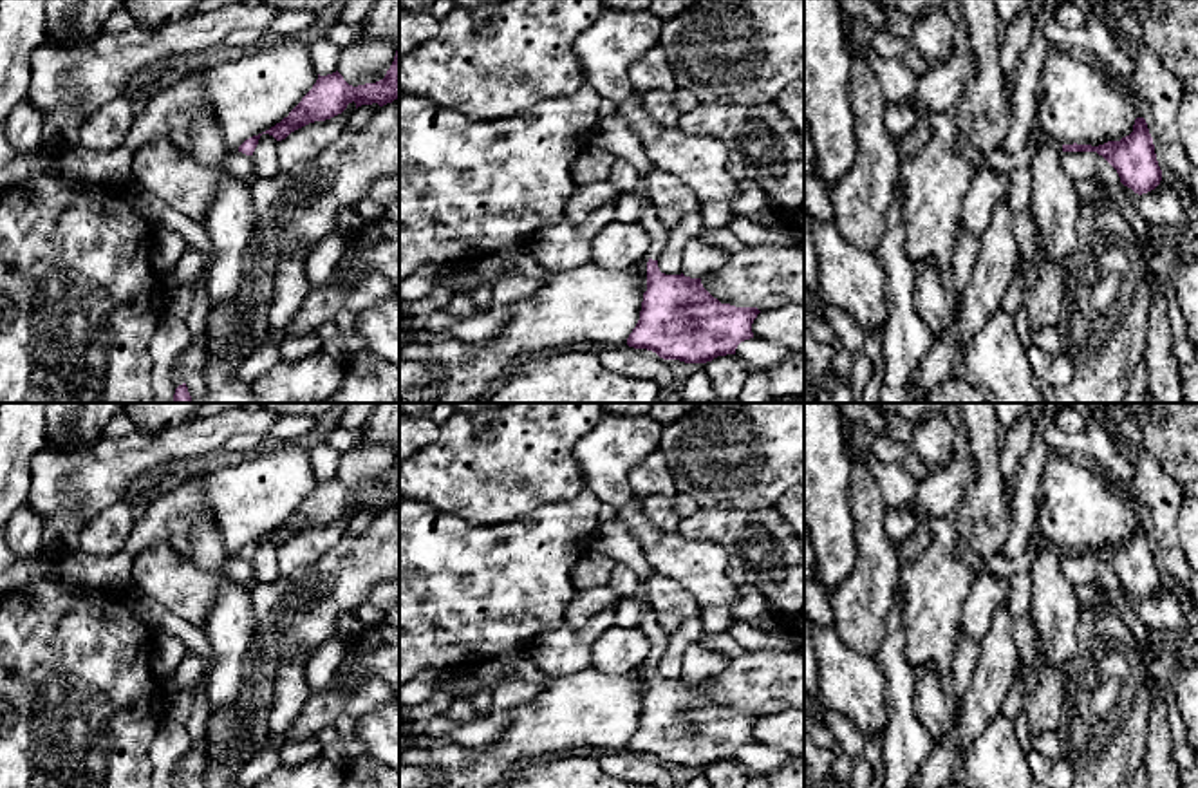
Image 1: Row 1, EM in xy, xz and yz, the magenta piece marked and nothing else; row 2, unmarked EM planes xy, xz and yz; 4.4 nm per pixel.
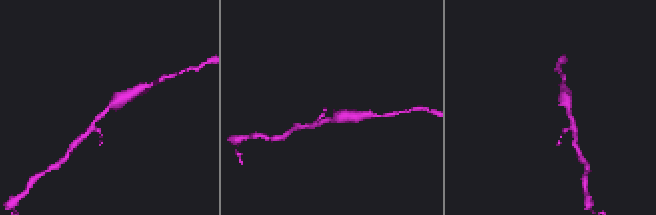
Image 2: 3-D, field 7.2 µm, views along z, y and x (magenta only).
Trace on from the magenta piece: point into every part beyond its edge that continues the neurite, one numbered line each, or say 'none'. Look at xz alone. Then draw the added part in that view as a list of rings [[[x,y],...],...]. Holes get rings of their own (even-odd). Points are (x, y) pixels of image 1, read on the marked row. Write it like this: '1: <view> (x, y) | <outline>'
none

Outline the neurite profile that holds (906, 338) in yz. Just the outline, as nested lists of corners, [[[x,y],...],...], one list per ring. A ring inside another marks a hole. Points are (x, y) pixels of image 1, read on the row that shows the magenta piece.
[[[903,174],[898,175],[896,195],[889,202],[887,226],[876,257],[885,273],[887,322],[884,331],[884,381],[878,403],[925,403],[911,383],[911,376],[931,347],[932,333],[916,313],[913,300],[914,262],[907,257],[903,220]]]

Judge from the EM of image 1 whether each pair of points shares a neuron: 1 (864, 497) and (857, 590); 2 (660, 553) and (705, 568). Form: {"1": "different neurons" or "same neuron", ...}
{"1": "same neuron", "2": "same neuron"}

